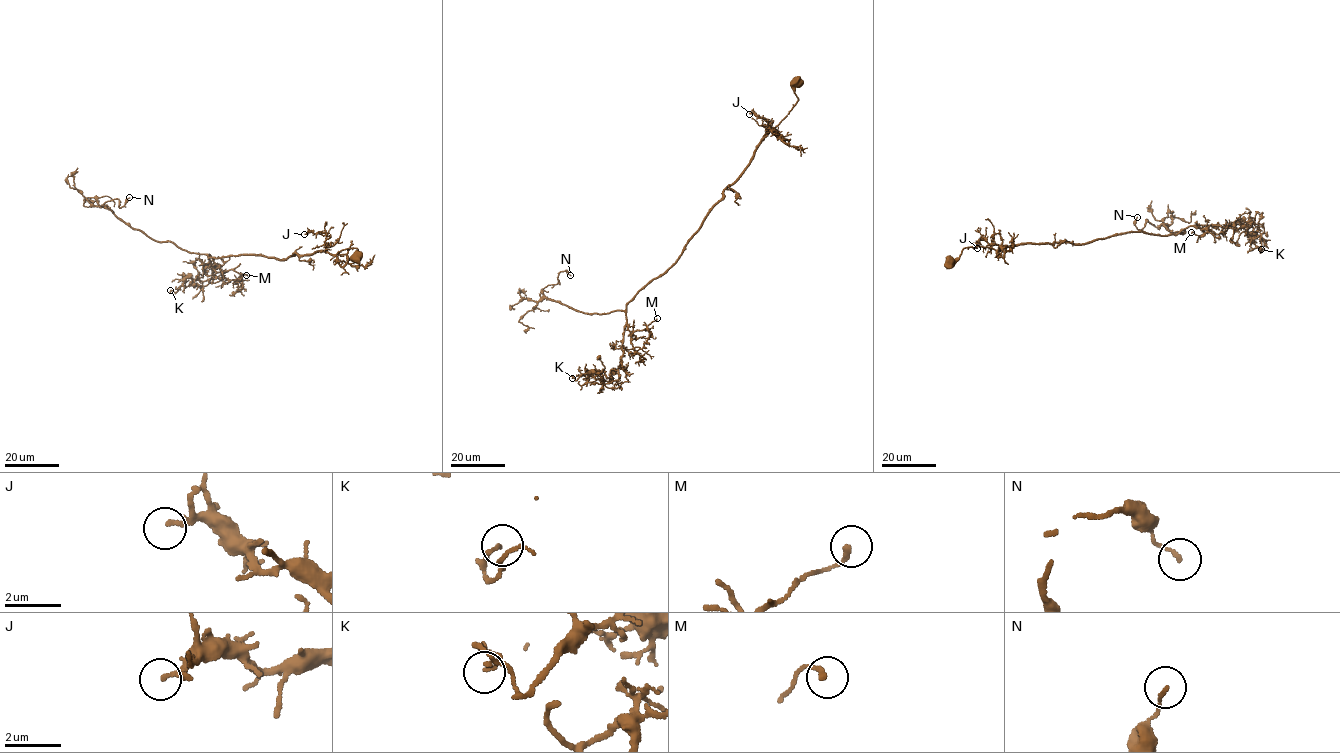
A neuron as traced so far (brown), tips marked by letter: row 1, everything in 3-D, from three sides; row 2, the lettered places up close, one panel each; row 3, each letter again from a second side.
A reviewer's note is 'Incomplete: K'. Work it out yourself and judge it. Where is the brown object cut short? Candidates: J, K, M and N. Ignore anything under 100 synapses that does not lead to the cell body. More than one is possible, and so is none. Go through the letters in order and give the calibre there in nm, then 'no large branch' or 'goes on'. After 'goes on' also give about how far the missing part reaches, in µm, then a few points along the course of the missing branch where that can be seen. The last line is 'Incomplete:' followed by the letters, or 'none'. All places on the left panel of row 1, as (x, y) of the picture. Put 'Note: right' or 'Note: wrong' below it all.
J: 110 nm thick; no large branch
K: 130 nm thick; no large branch
M: 180 nm thick; no large branch
N: 110 nm thick; no large branch
Incomplete: none
Note: wrong

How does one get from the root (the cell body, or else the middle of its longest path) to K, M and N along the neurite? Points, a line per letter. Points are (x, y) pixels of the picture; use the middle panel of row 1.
K: (796, 82), (796, 103), (764, 136), (674, 263), (628, 303), (621, 366), (609, 378), (587, 371), (572, 378)
M: (796, 82), (796, 103), (674, 263), (627, 304), (631, 335), (649, 334), (657, 318)
N: (796, 82), (787, 115), (674, 263), (625, 310), (583, 313), (544, 296), (560, 272), (570, 275)

